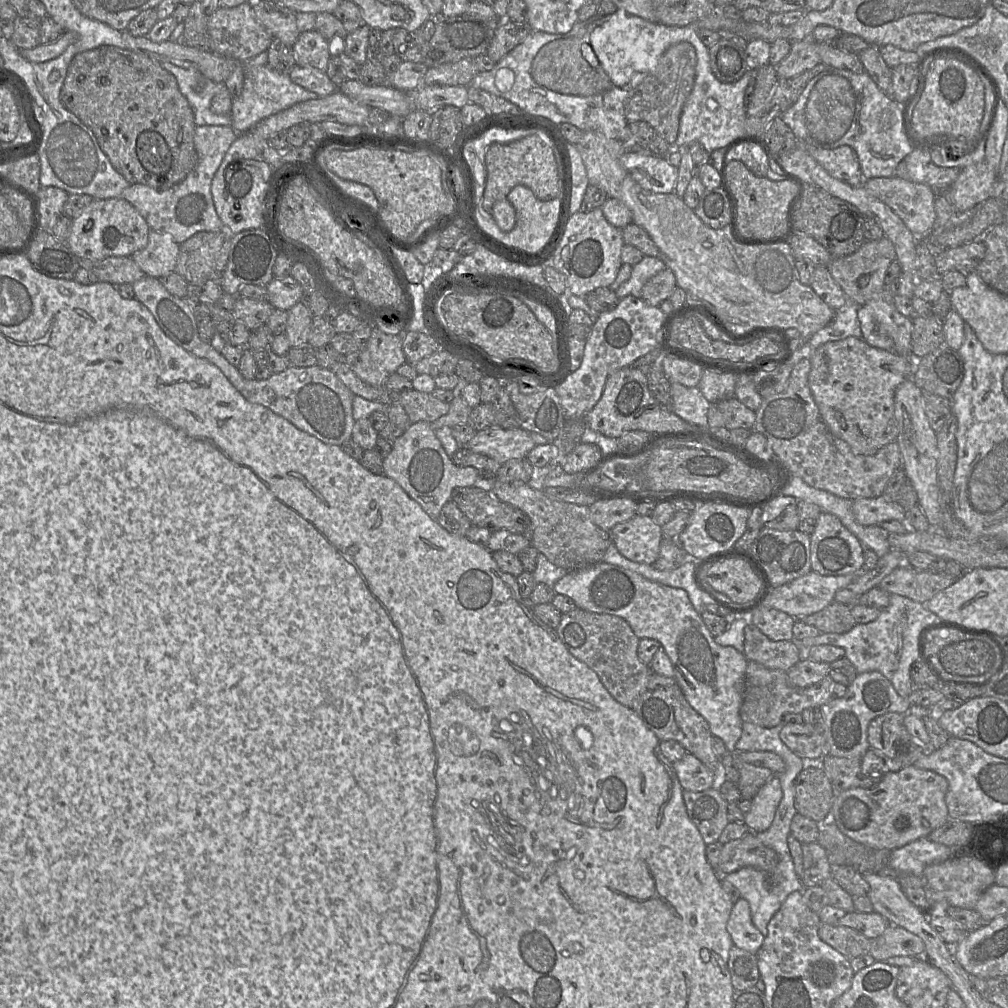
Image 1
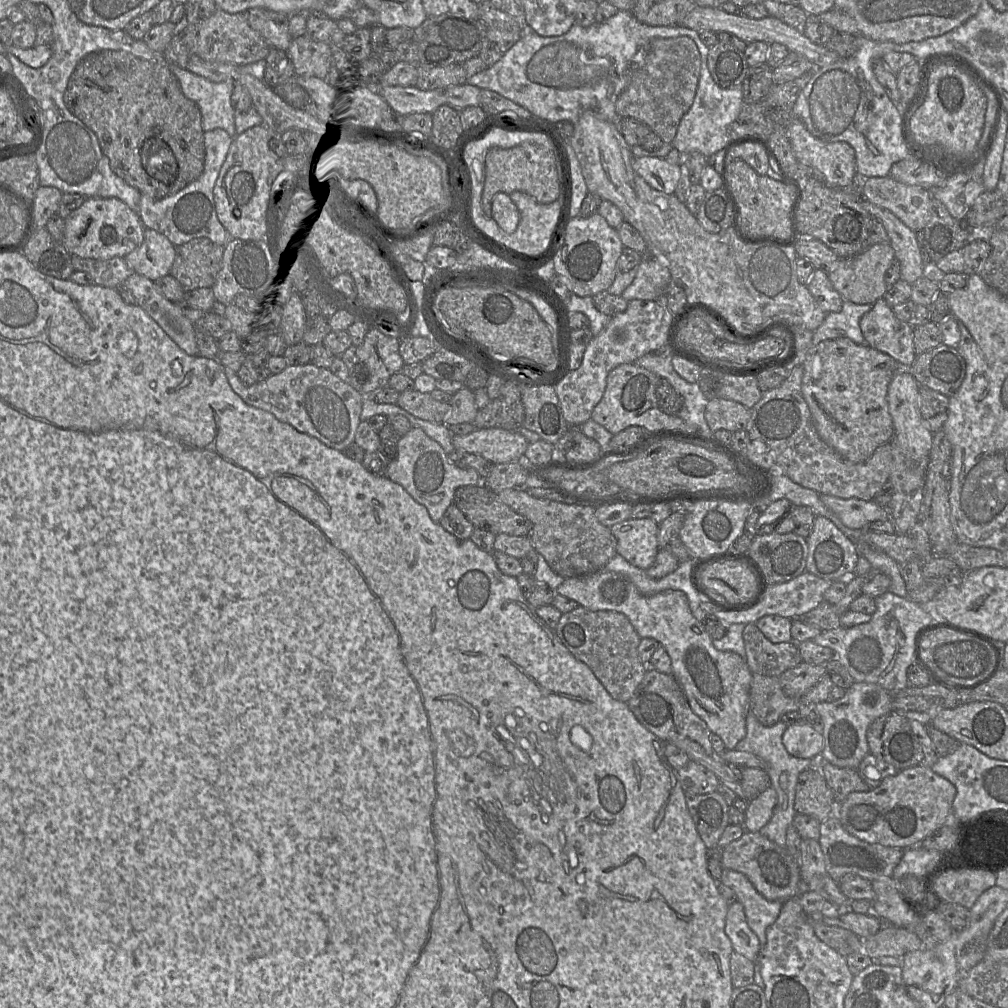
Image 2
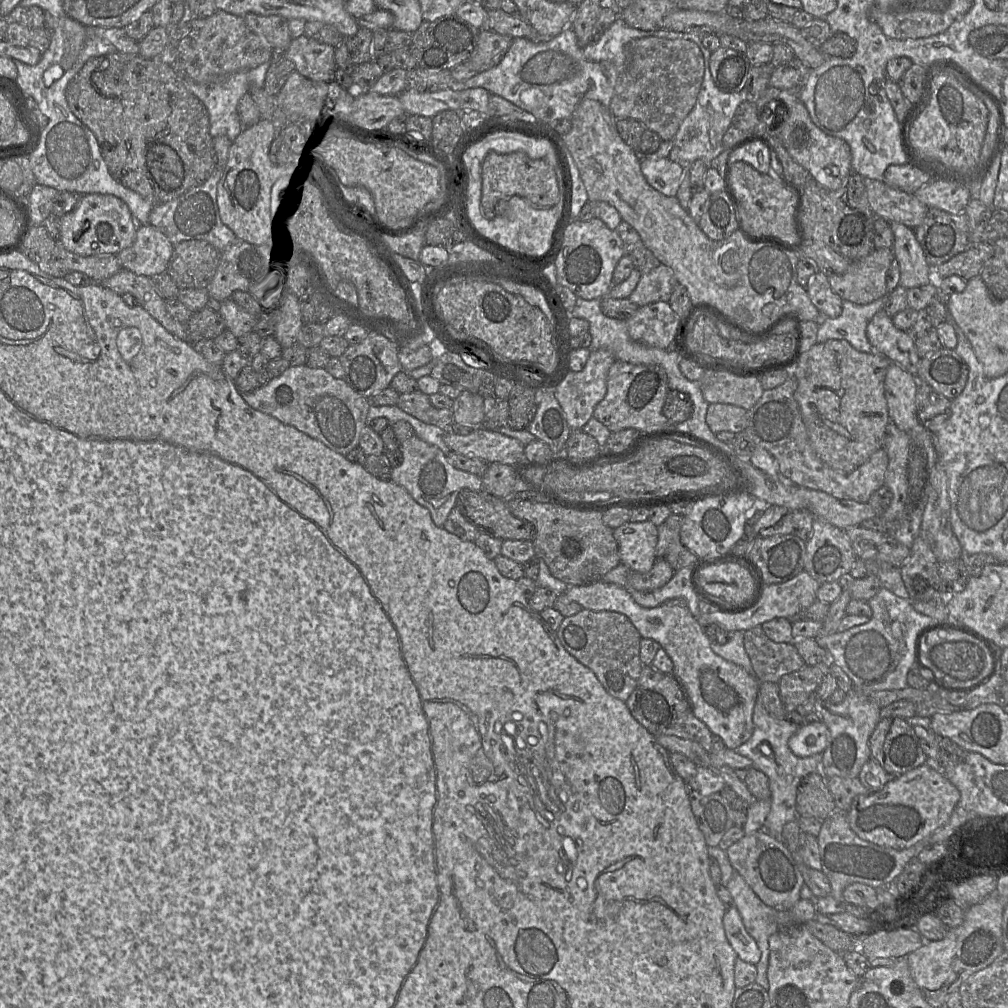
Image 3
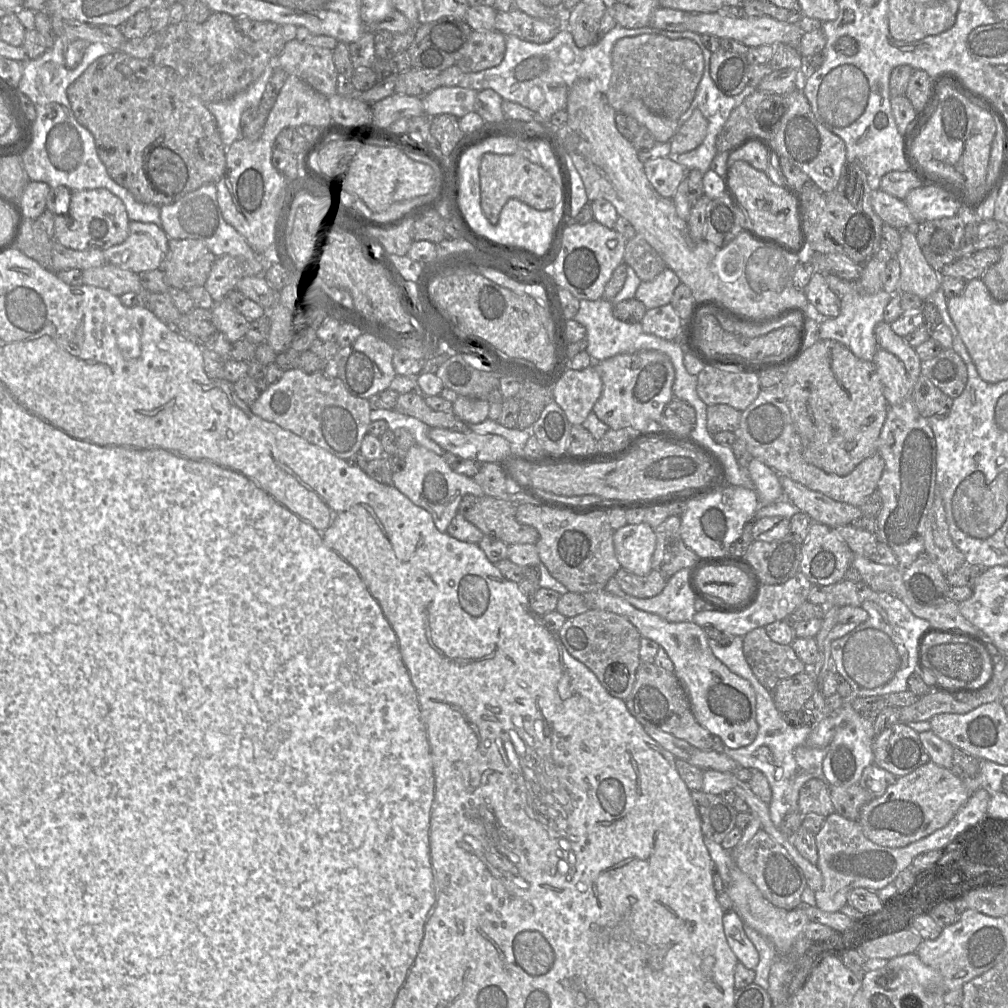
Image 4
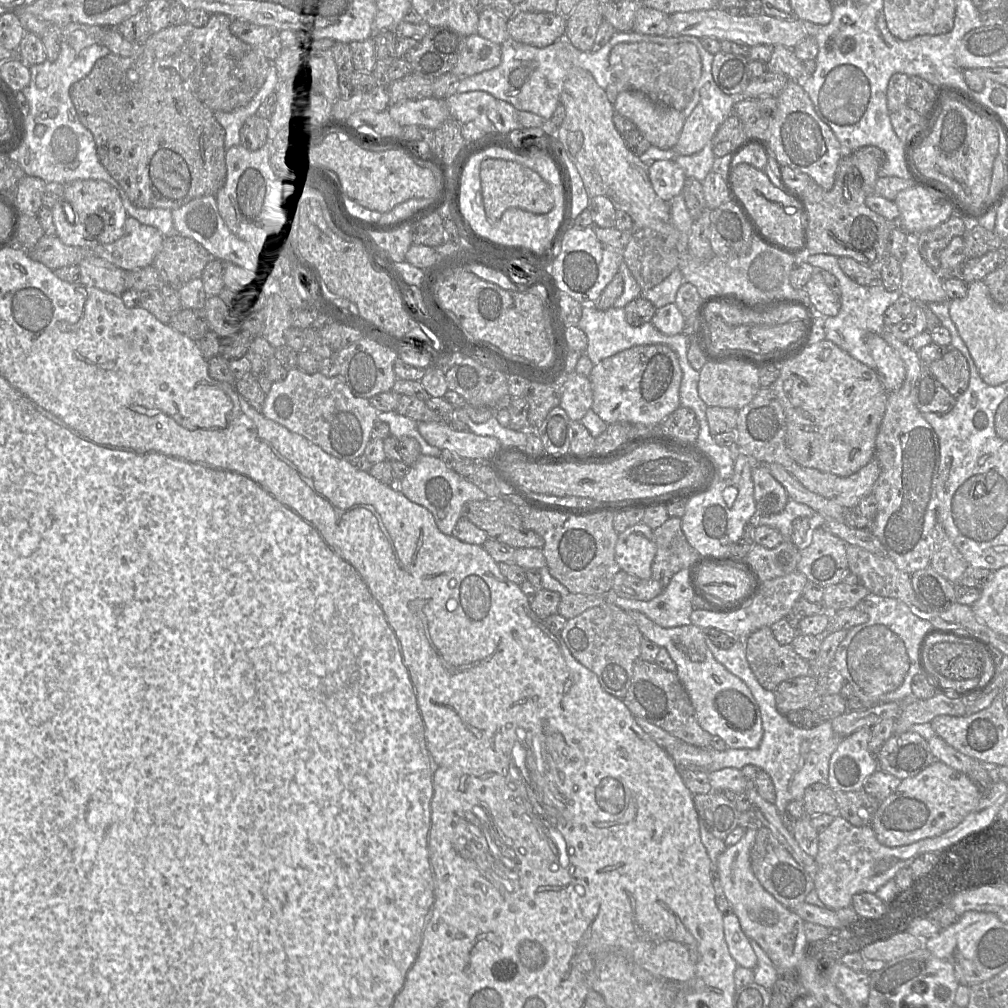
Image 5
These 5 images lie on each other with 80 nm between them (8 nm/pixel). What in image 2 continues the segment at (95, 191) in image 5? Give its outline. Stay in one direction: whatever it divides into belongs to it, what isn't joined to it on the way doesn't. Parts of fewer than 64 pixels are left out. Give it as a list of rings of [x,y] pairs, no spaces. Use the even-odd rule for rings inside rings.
[[[86,198],[84,203],[65,218],[63,245],[71,255],[107,260],[124,258],[144,240],[145,227],[139,214],[117,198]]]

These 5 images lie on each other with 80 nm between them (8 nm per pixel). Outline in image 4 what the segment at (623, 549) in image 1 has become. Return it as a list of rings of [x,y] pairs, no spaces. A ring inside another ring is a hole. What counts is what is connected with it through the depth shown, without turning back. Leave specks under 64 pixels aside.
[[[646,522],[626,524],[614,531],[615,556],[621,568],[638,576],[652,570],[652,556],[656,548],[655,529]]]

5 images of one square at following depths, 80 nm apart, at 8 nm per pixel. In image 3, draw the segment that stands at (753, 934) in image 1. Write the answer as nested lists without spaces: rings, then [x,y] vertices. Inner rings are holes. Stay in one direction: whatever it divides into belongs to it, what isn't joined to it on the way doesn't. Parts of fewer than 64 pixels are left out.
[[[735,906],[727,908],[723,916],[725,935],[741,960],[757,964],[761,953],[754,938],[746,931],[739,911]]]

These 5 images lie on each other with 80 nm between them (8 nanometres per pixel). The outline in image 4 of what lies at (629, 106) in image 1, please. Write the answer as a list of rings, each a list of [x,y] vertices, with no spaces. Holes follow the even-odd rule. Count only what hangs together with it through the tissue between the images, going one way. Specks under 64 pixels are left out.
[[[642,34],[618,40],[612,50],[613,73],[605,95],[610,106],[620,112],[625,103],[640,99],[657,116],[679,120],[689,109],[704,73],[704,59],[691,39],[669,39]]]

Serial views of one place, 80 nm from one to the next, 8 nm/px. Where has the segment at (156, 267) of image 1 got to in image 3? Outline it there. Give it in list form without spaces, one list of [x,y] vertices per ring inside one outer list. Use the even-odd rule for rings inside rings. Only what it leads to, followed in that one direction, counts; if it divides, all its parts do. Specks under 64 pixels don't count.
[[[151,224],[138,225],[134,243],[117,254],[122,269],[152,277],[167,271],[174,244]]]

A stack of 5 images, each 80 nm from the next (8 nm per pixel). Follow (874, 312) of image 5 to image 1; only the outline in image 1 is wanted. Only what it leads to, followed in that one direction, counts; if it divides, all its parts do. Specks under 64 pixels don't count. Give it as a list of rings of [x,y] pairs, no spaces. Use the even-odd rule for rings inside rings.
[[[848,302],[836,311],[833,320],[817,331],[806,341],[806,353],[810,353],[829,341],[843,340],[848,337],[862,338],[858,319],[860,305]]]

